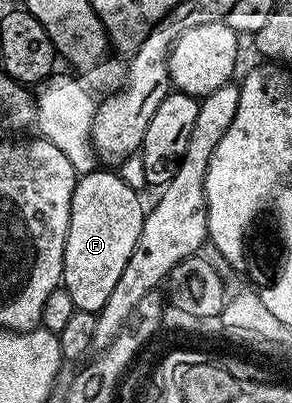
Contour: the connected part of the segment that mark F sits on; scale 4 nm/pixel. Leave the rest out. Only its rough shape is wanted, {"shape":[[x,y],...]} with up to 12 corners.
{"shape":[[111,169],[78,176],[62,286],[98,313],[145,203]]}

